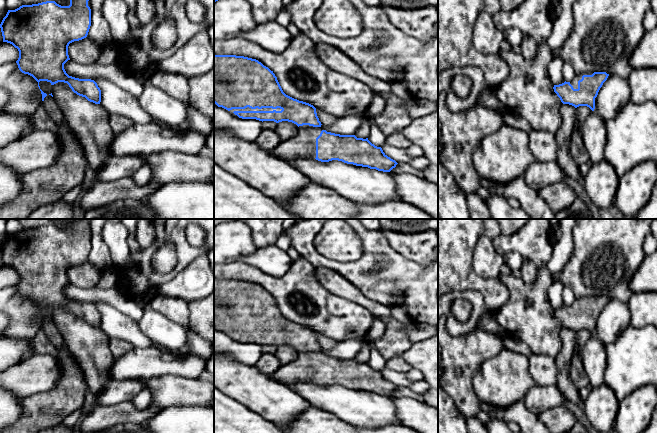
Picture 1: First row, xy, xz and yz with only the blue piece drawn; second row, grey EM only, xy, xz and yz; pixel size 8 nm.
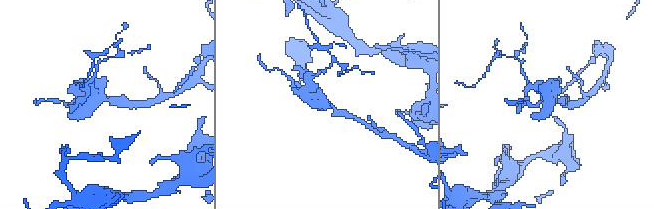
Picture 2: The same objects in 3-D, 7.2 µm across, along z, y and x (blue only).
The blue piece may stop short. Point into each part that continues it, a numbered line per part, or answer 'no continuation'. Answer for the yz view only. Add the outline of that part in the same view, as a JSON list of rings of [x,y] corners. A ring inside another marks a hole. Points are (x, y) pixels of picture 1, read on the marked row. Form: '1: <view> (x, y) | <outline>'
1: yz (574, 82) | [[[585,72],[582,74],[576,74],[574,79],[570,82],[574,89],[578,89],[578,81],[582,79],[583,75],[592,75],[594,72]]]

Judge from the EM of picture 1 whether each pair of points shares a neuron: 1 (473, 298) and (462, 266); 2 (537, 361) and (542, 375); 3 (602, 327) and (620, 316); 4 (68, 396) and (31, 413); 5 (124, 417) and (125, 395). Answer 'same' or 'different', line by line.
1: different
2: same
3: same
4: same
5: different

